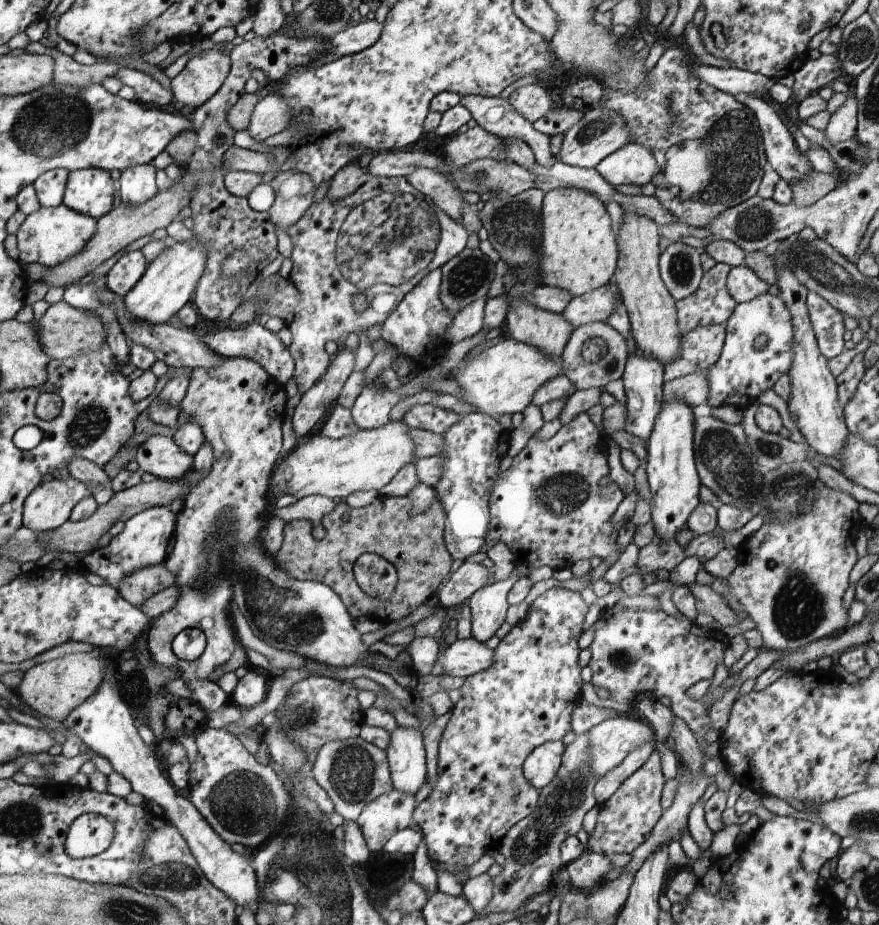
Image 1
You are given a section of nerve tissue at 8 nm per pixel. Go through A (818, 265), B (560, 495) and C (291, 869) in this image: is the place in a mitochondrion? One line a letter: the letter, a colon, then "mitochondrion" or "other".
A: mitochondrion
B: mitochondrion
C: mitochondrion

